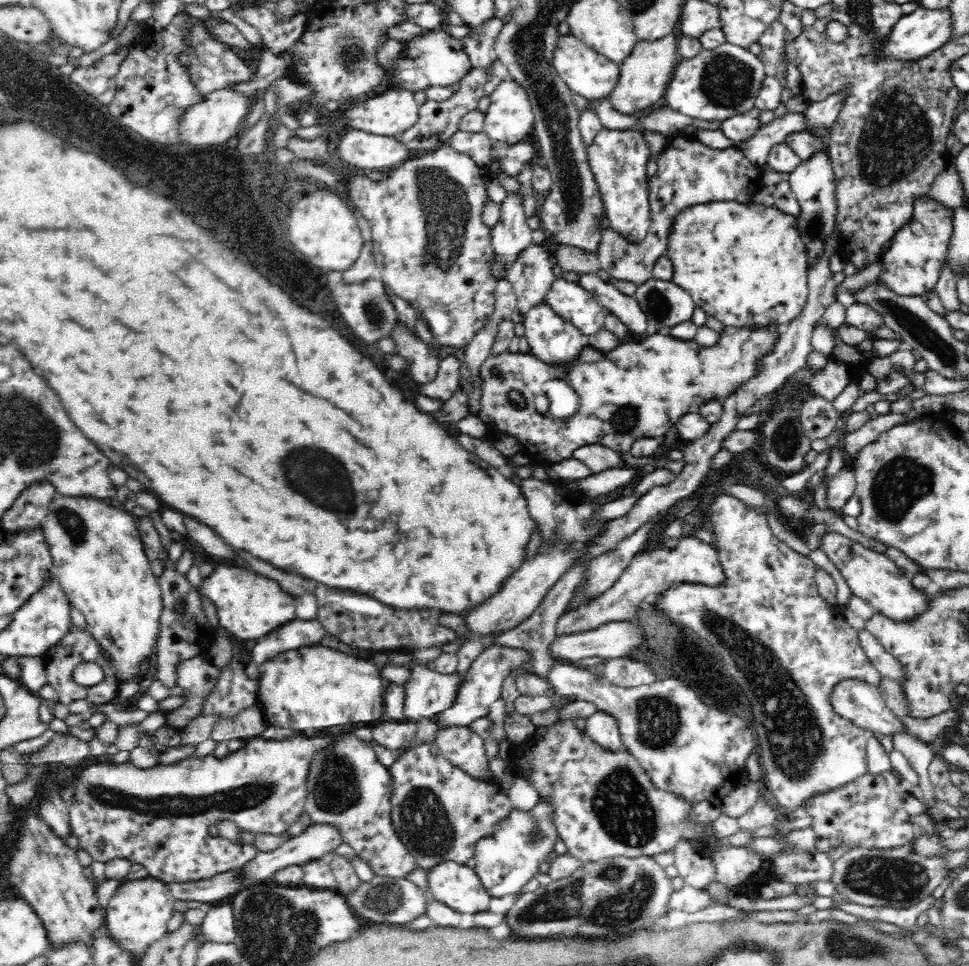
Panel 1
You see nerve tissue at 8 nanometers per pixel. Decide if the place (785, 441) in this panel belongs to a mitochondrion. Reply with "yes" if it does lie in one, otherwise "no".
yes

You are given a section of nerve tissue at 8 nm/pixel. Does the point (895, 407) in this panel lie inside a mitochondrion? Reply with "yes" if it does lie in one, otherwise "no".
no

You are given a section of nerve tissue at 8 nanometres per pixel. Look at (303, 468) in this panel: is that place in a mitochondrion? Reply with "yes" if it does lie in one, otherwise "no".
yes

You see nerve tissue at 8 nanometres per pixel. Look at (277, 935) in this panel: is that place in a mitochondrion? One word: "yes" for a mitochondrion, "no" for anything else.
yes

